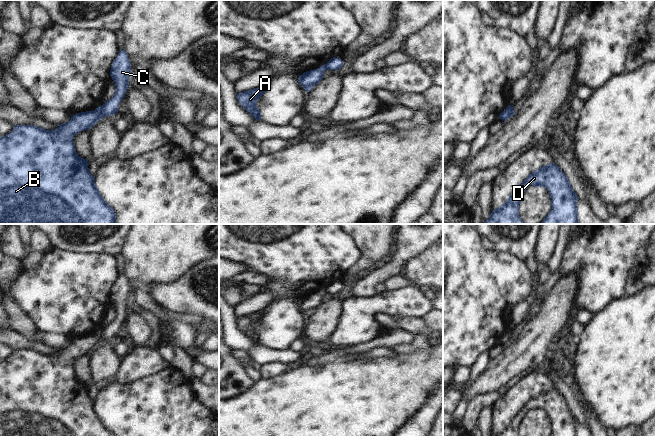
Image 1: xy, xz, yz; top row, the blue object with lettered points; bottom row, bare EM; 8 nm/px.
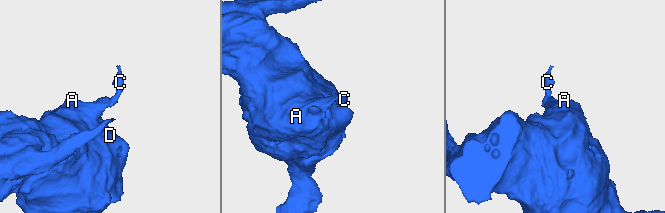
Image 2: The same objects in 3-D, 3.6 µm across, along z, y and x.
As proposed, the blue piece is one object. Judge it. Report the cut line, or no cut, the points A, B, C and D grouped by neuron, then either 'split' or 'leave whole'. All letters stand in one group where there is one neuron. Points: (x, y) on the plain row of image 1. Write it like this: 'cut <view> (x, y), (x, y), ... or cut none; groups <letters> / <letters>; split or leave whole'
cut xy (101, 330), (101, 338), (103, 340); groups A B D / C; split

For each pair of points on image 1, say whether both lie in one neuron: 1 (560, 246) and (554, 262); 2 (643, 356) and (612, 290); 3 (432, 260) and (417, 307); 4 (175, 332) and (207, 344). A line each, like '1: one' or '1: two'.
1: one
2: two
3: two
4: two

